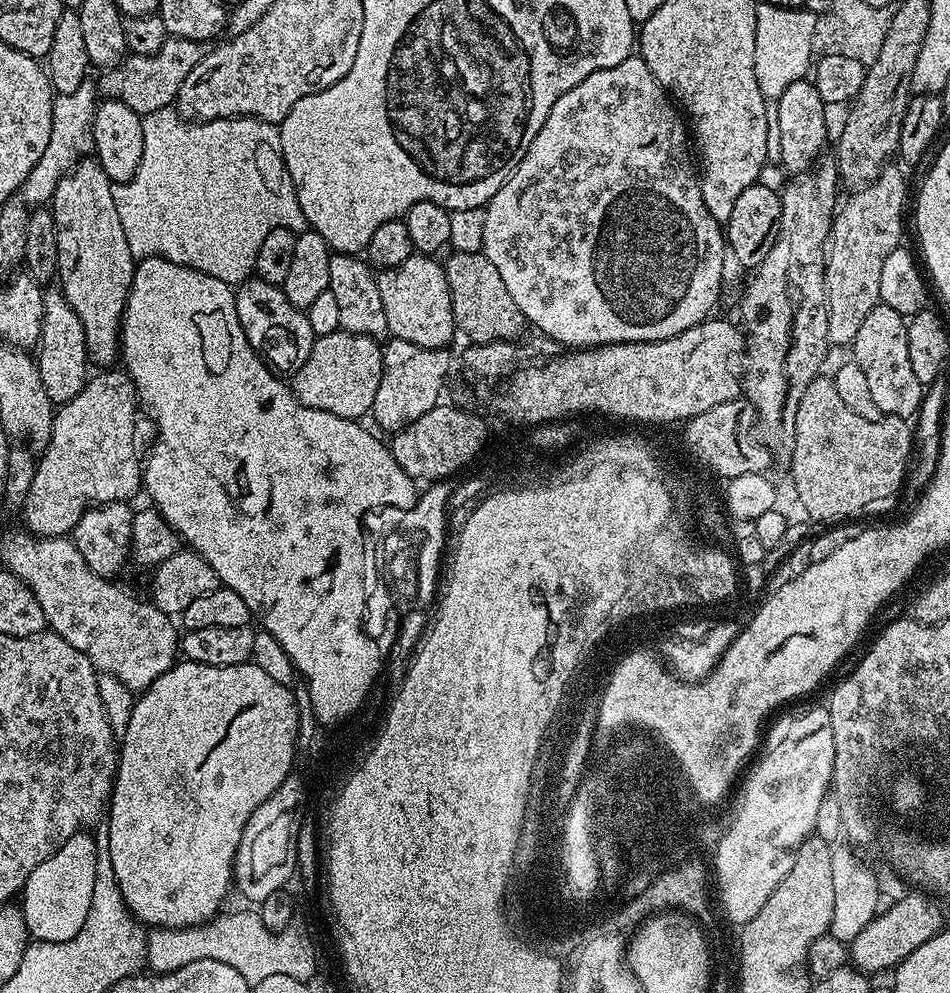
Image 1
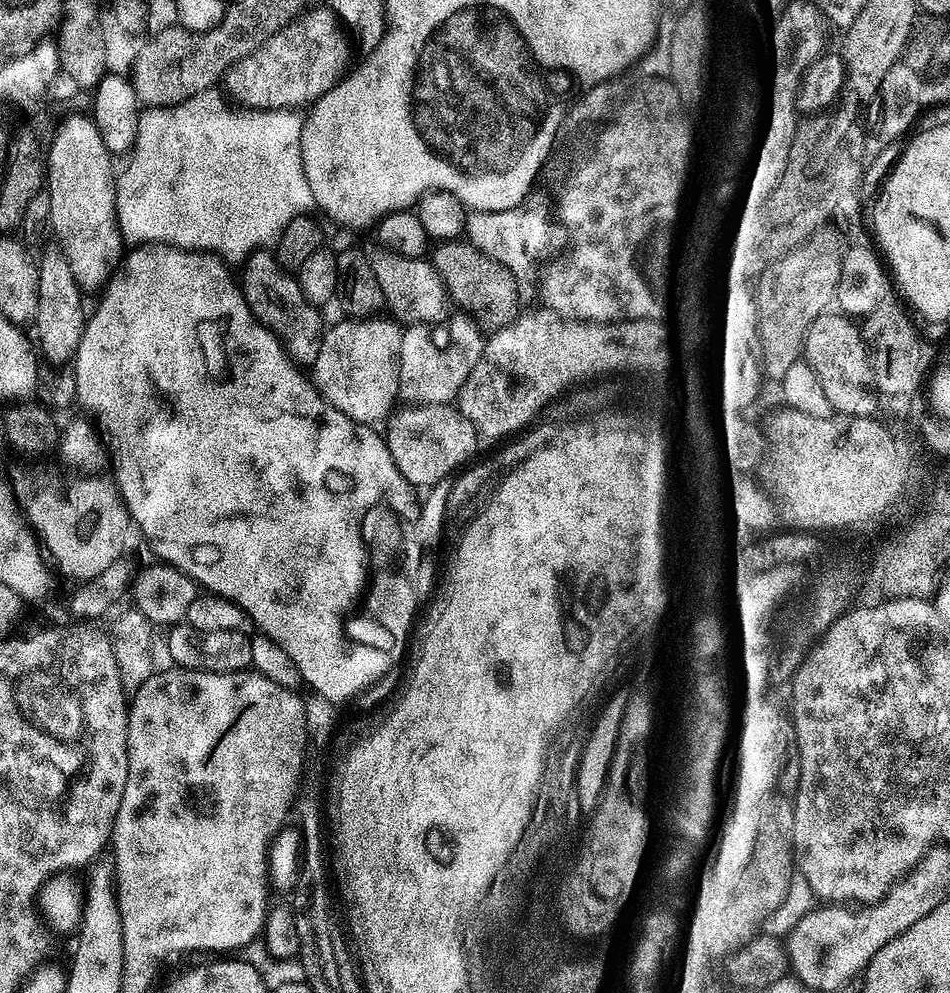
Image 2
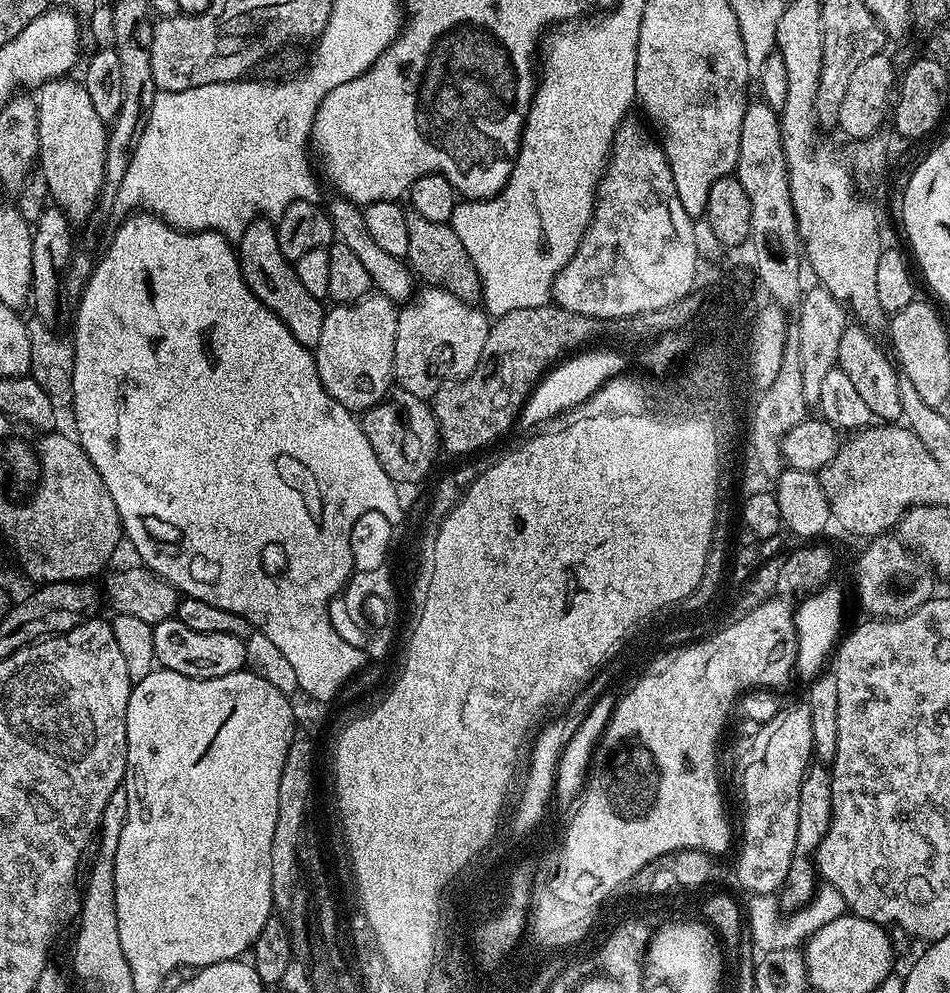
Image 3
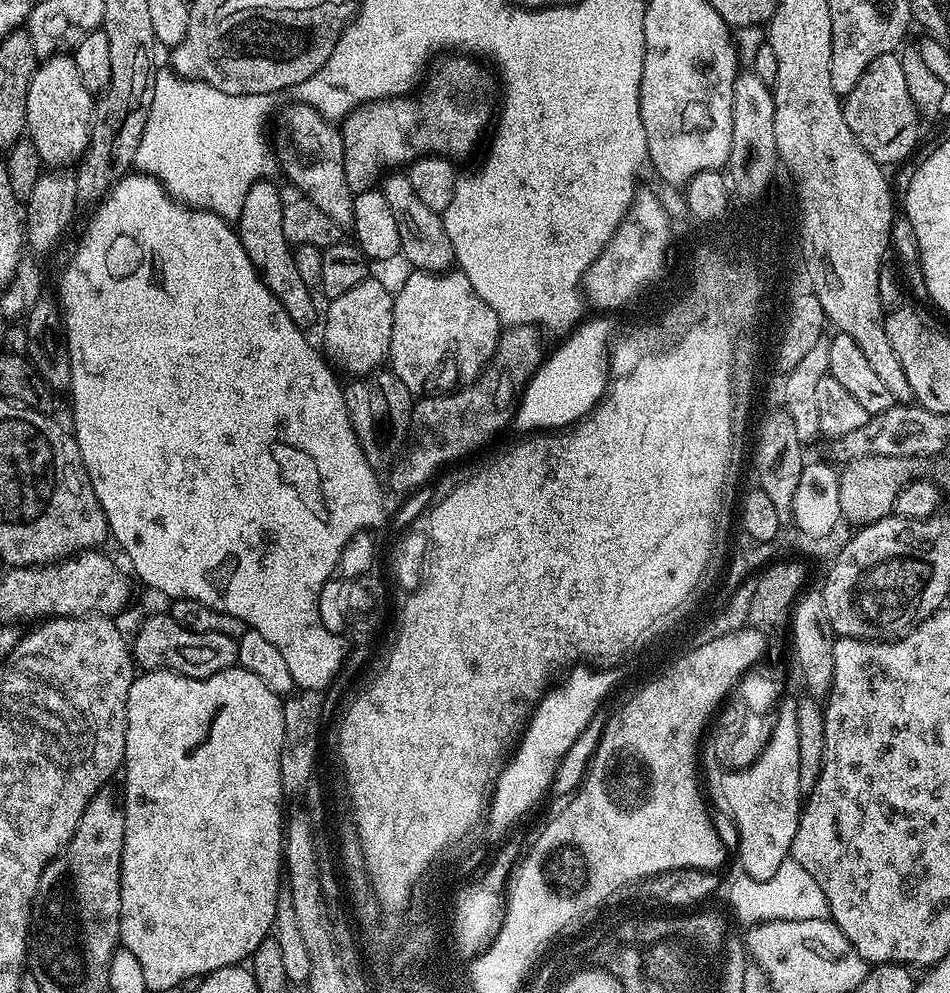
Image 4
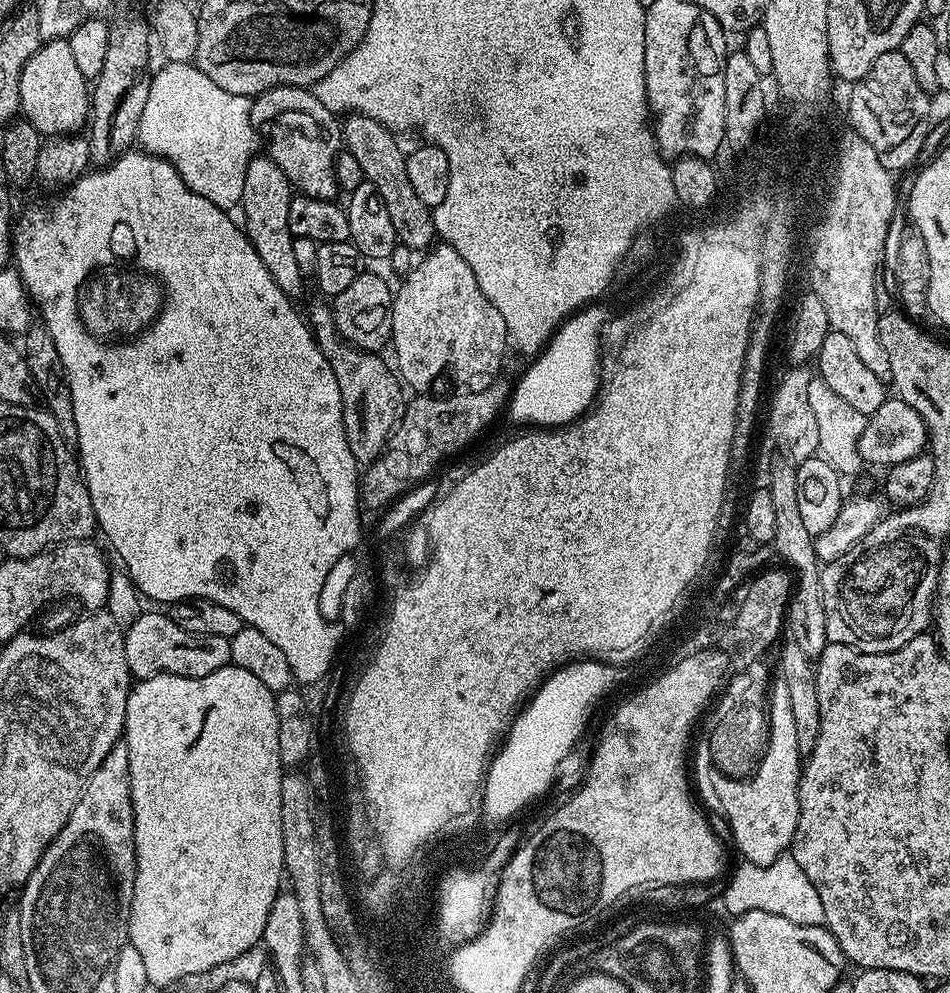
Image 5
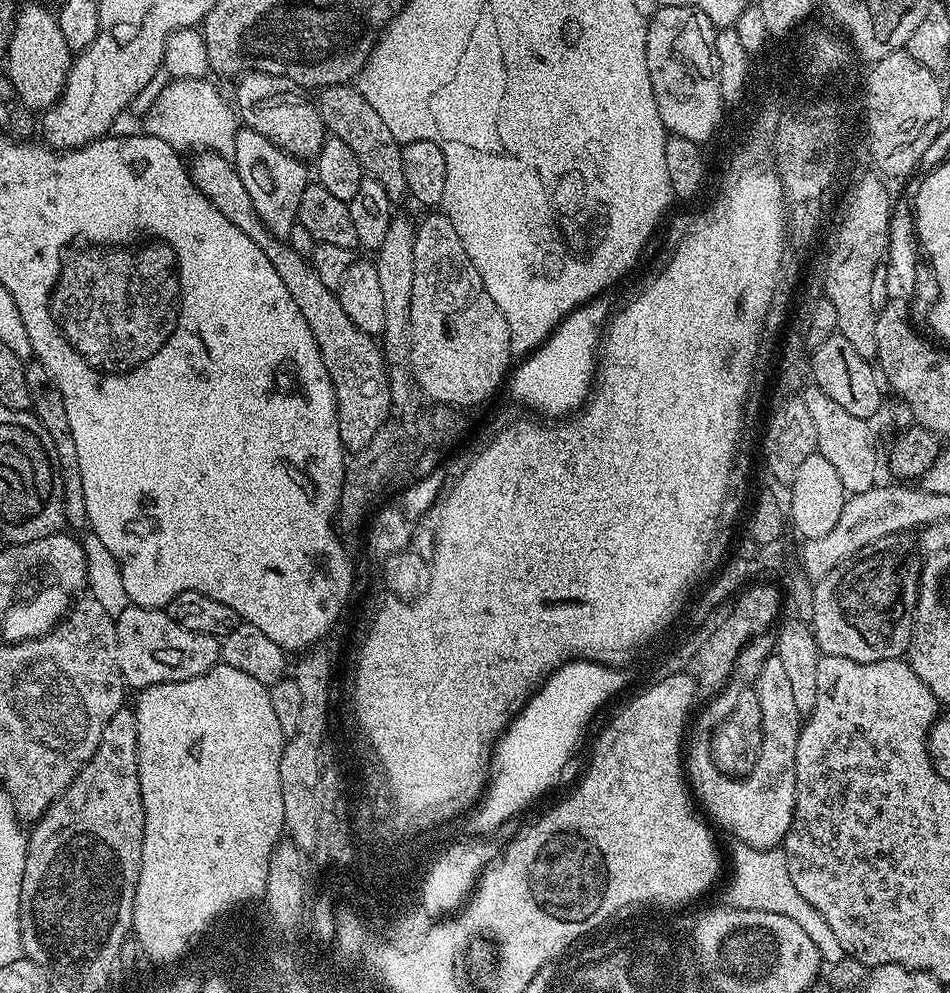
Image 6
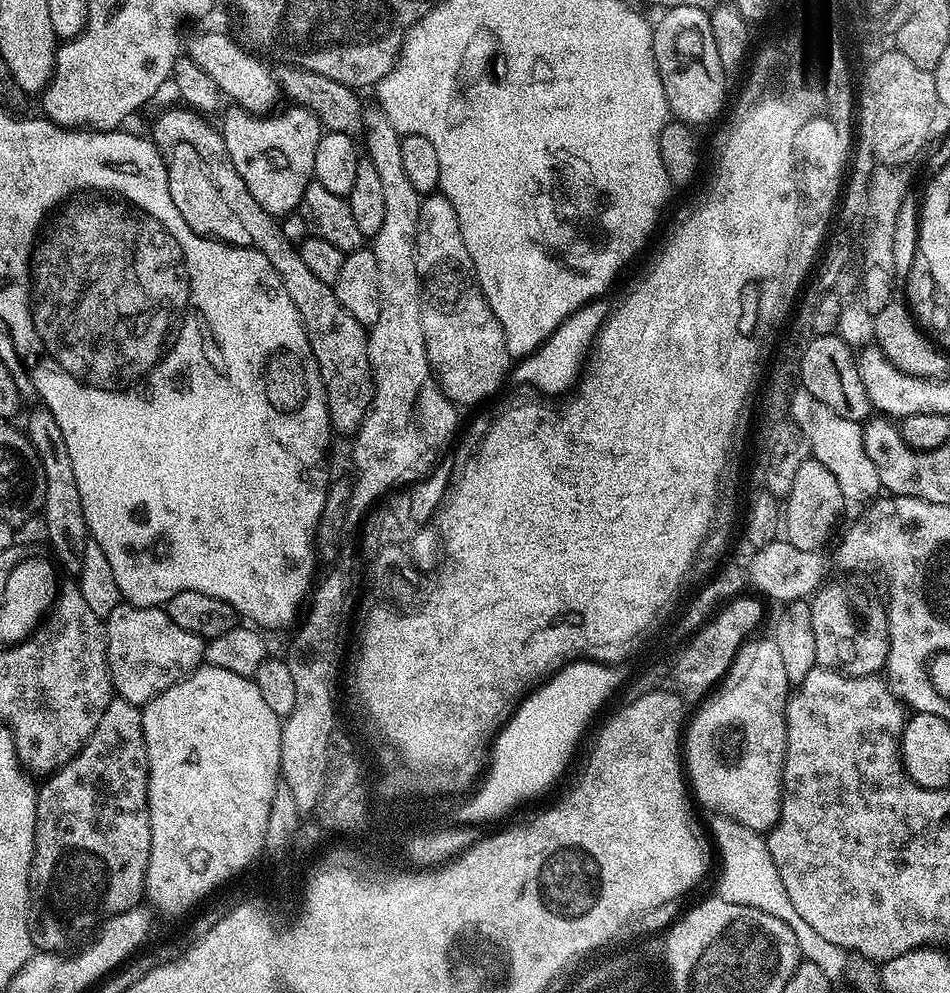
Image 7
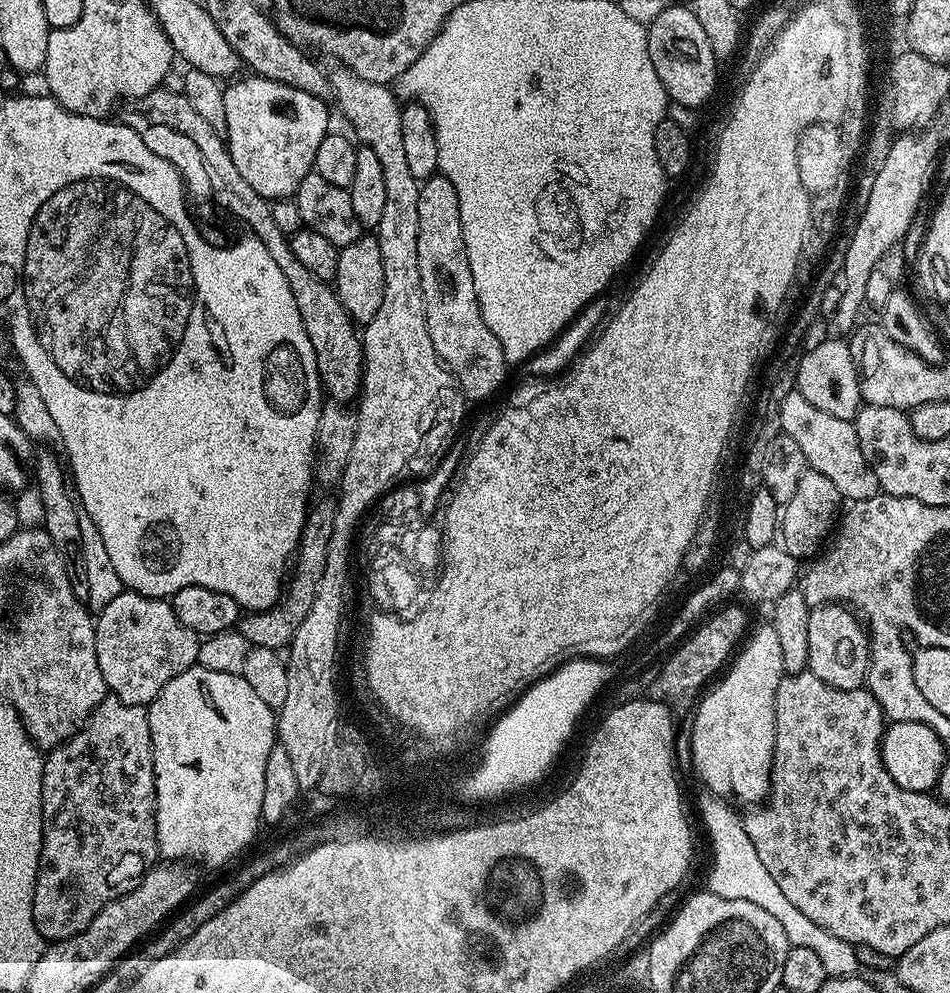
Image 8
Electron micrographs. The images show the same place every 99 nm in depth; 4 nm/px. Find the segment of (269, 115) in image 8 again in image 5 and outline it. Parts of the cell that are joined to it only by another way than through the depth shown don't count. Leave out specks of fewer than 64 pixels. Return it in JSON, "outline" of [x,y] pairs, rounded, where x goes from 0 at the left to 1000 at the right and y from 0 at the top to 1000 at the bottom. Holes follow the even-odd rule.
{"outline":[[[271,155],[265,158],[263,167],[259,167],[259,183],[255,187],[255,199],[252,204],[252,208],[257,209],[255,229],[261,235],[261,243],[267,248],[272,260],[276,260],[280,272],[284,272],[284,280],[288,280],[288,284],[293,284],[297,296],[301,296],[308,304],[312,304],[320,294],[322,275],[314,272],[314,263],[309,261],[309,240],[305,236],[305,203],[308,196],[309,190],[301,179],[301,175],[297,175],[297,171],[293,171],[293,167],[283,157]]]}

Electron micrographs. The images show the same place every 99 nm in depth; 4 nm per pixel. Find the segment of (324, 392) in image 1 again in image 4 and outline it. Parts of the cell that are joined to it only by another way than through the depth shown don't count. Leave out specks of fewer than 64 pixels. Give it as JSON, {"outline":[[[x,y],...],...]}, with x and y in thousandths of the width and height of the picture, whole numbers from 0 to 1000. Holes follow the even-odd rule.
{"outline":[[[388,280],[377,284],[377,288],[364,292],[356,300],[345,302],[345,315],[340,315],[341,346],[344,362],[359,376],[367,375],[367,380],[378,381],[388,378],[408,363],[411,352],[411,332],[415,328],[415,294],[400,282]]]}

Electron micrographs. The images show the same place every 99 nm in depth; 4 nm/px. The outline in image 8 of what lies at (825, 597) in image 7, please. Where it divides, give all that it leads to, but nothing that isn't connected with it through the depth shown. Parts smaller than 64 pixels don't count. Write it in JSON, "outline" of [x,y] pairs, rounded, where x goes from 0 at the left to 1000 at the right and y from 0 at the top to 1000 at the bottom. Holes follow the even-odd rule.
{"outline":[[[873,606],[855,613],[852,646],[849,676],[856,677],[861,683],[865,683],[865,687],[882,695],[911,692],[914,683],[916,646],[906,621],[896,611]]]}

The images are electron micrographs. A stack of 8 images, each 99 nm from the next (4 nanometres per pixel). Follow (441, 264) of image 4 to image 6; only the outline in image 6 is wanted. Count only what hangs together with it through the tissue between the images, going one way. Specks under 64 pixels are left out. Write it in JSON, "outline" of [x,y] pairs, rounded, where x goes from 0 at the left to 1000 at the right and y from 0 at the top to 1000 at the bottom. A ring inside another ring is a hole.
{"outline":[[[349,85],[346,89],[336,90],[331,104],[337,113],[337,118],[342,130],[348,136],[356,138],[368,151],[373,151],[373,159],[383,168],[384,174],[393,177],[398,183],[402,183],[402,191],[408,193],[409,199],[415,203],[426,200],[429,188],[427,187],[427,175],[423,175],[422,145],[411,135],[406,123],[398,116],[398,111],[385,103],[378,88],[365,85]]]}

